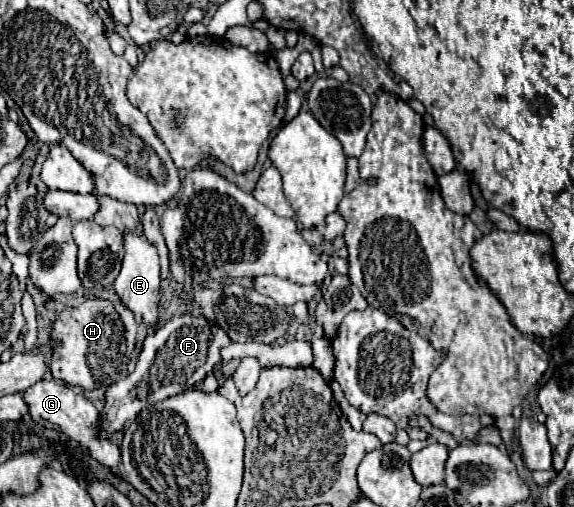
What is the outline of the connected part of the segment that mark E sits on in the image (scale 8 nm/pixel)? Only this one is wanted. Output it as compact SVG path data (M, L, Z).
M123 233L123 267L121 273L117 275L113 289L119 295L119 299L135 313L139 321L145 321L149 325L157 323L157 305L160 299L161 269L159 264L159 255L155 245L147 241L145 235L137 233Z

